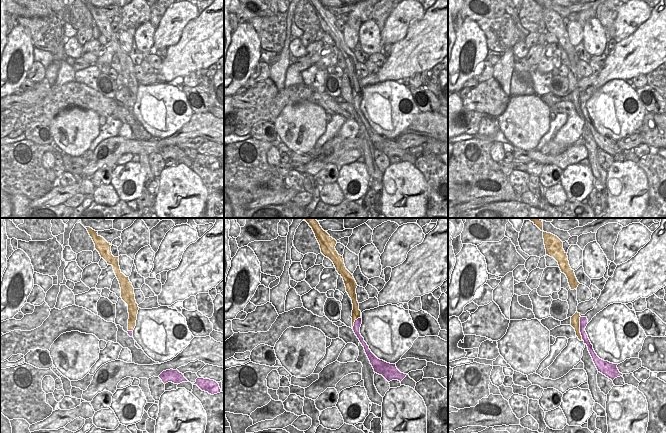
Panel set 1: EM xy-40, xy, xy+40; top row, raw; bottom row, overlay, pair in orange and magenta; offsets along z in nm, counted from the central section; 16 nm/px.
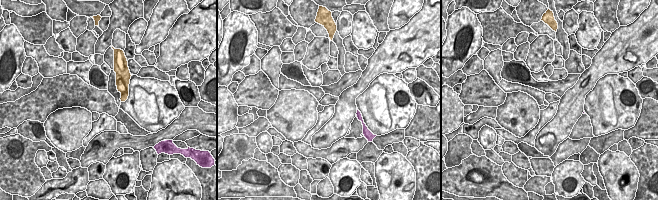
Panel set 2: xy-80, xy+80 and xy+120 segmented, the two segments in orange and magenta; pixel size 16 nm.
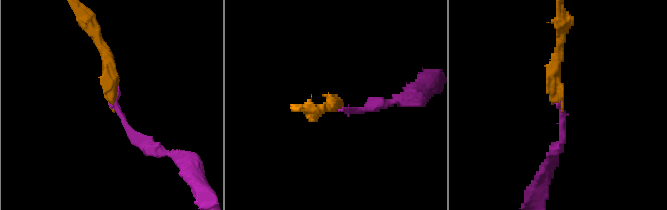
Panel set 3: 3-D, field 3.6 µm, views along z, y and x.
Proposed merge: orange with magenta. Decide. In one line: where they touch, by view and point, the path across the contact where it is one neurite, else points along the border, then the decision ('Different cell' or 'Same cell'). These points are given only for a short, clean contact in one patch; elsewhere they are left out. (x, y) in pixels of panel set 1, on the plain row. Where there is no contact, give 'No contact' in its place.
Touches orange at xy+40 (579, 104). Path across: xy+40 (575, 95), (579, 104), (583, 96). Same cell.

